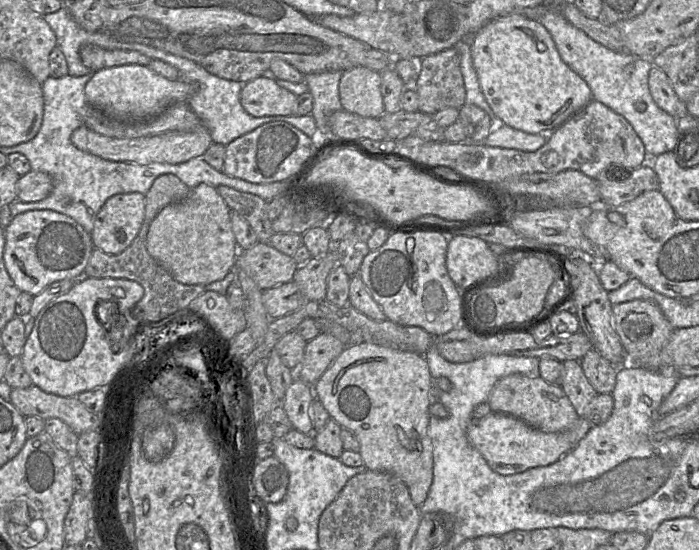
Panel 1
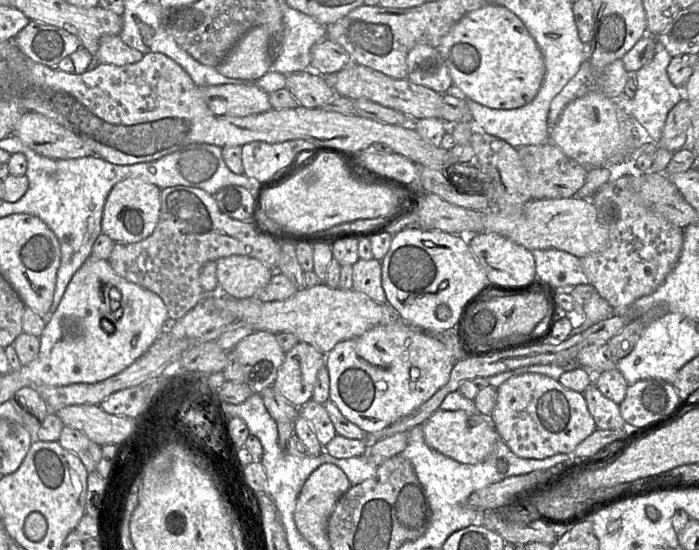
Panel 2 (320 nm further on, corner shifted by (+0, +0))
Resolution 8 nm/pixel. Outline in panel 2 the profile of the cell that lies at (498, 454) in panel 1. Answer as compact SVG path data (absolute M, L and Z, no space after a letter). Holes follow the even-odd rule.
M438 409L422 424L422 428L424 440L430 448L460 463L470 465L484 461L500 439L490 417L480 413L468 414L465 411Z

